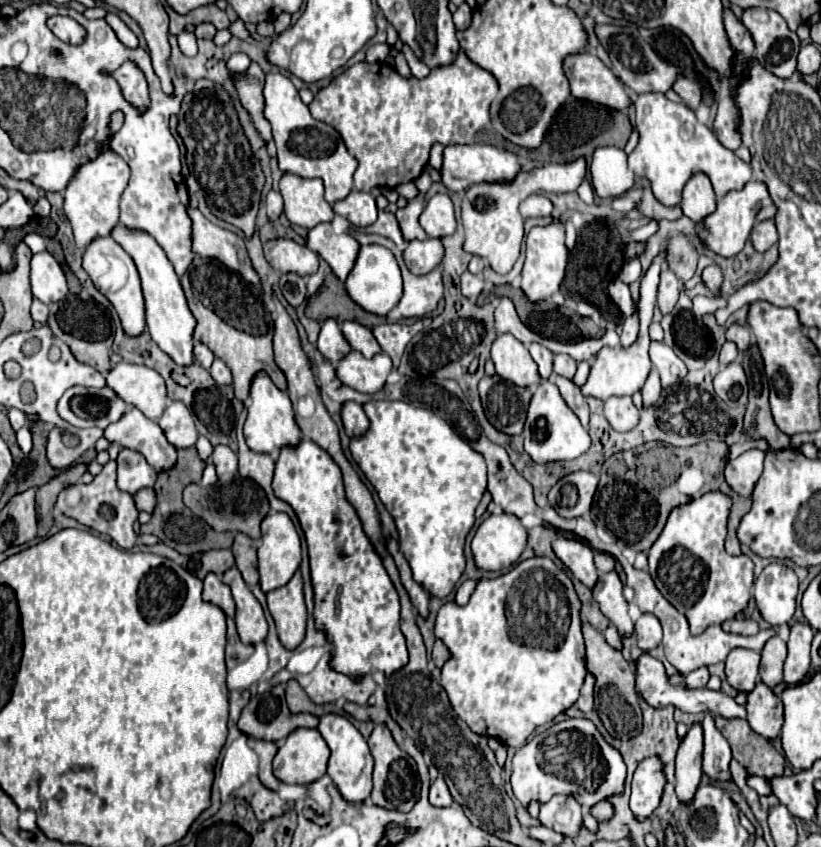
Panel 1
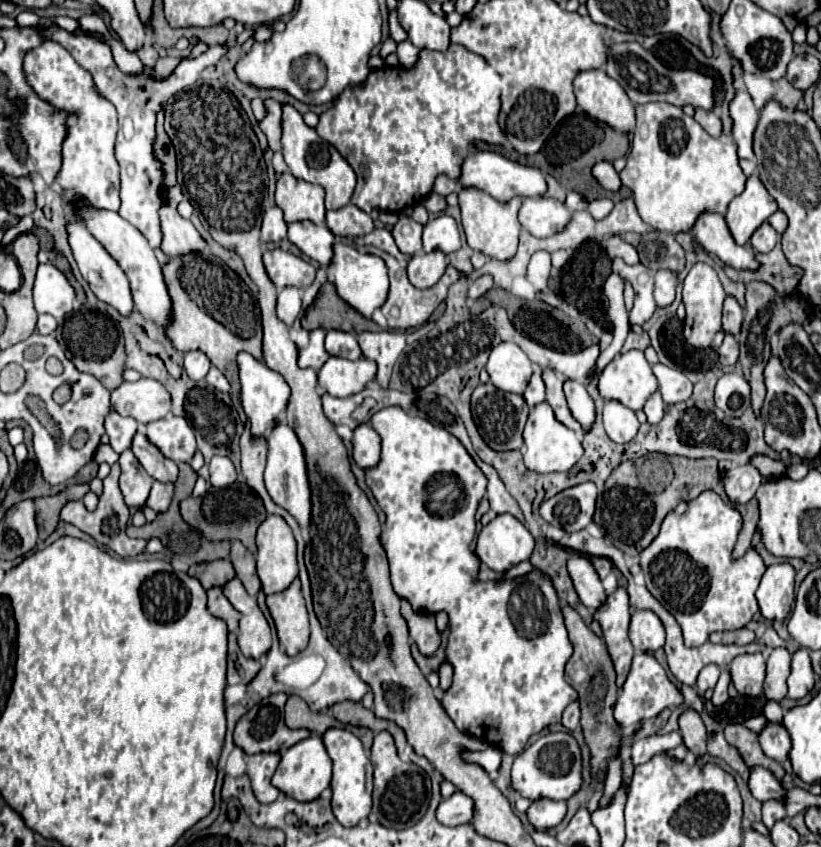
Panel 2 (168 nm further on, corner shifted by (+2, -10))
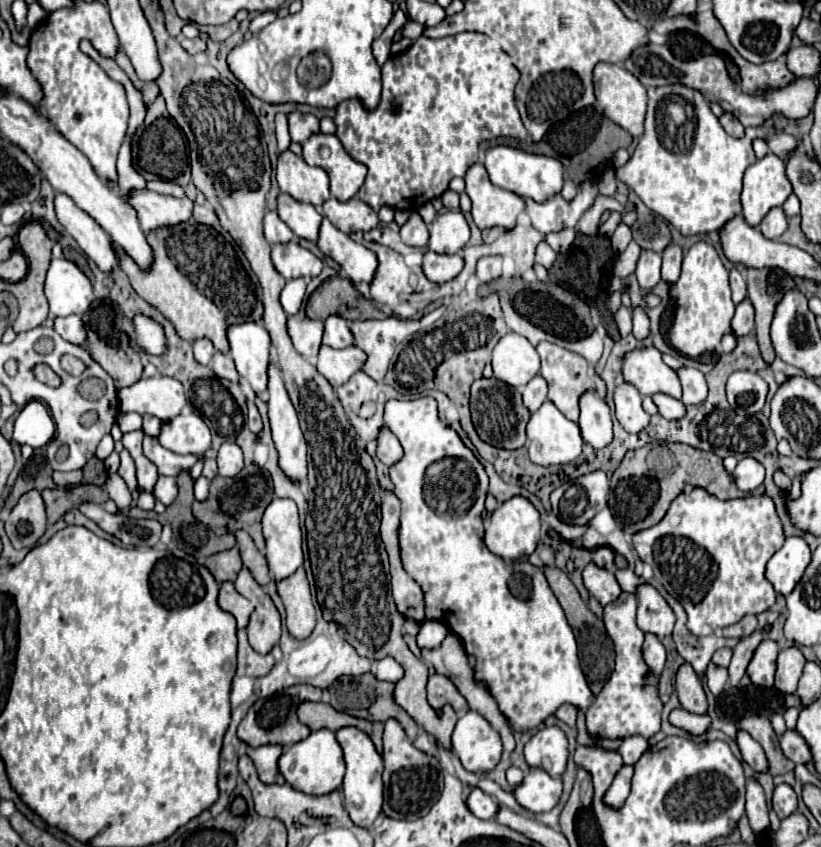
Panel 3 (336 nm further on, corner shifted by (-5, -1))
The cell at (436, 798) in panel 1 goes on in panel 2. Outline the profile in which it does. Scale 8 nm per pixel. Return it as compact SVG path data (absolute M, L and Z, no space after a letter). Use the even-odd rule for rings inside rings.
M454 792L448 800L442 800L436 812L438 820L446 826L470 824L474 818L474 802L462 792Z

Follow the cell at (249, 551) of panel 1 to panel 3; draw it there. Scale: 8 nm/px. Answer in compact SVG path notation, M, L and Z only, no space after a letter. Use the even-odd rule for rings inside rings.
M237 531L235 537L237 537L237 547L241 551L243 565L251 571L251 575L255 577L255 581L259 585L267 585L271 577L269 577L269 569L267 569L265 555L255 547L253 539L245 531Z

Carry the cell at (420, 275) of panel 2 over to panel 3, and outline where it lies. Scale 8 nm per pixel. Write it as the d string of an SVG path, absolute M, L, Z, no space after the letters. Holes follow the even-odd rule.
M427 251L423 257L423 273L433 283L445 283L457 277L463 269L461 255L439 255L435 251Z

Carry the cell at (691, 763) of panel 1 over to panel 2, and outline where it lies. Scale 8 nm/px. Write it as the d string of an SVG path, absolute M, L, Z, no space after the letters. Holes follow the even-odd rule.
M686 708L680 714L678 724L680 724L680 732L688 750L696 756L702 756L706 752L706 726L700 714L694 708Z

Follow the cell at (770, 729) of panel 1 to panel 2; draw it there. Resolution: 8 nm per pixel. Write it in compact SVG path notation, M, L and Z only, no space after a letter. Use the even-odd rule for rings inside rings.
M770 722L764 728L764 732L760 734L760 746L762 746L766 756L774 758L776 762L784 762L788 758L792 742L790 742L790 736L784 730L784 726L778 726L778 724Z

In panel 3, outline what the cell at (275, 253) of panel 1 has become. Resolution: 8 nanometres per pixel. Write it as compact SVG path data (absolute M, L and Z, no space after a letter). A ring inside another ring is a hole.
M295 241L275 243L271 257L273 257L275 269L285 279L295 279L295 277L311 279L311 277L317 277L323 269L323 261Z

